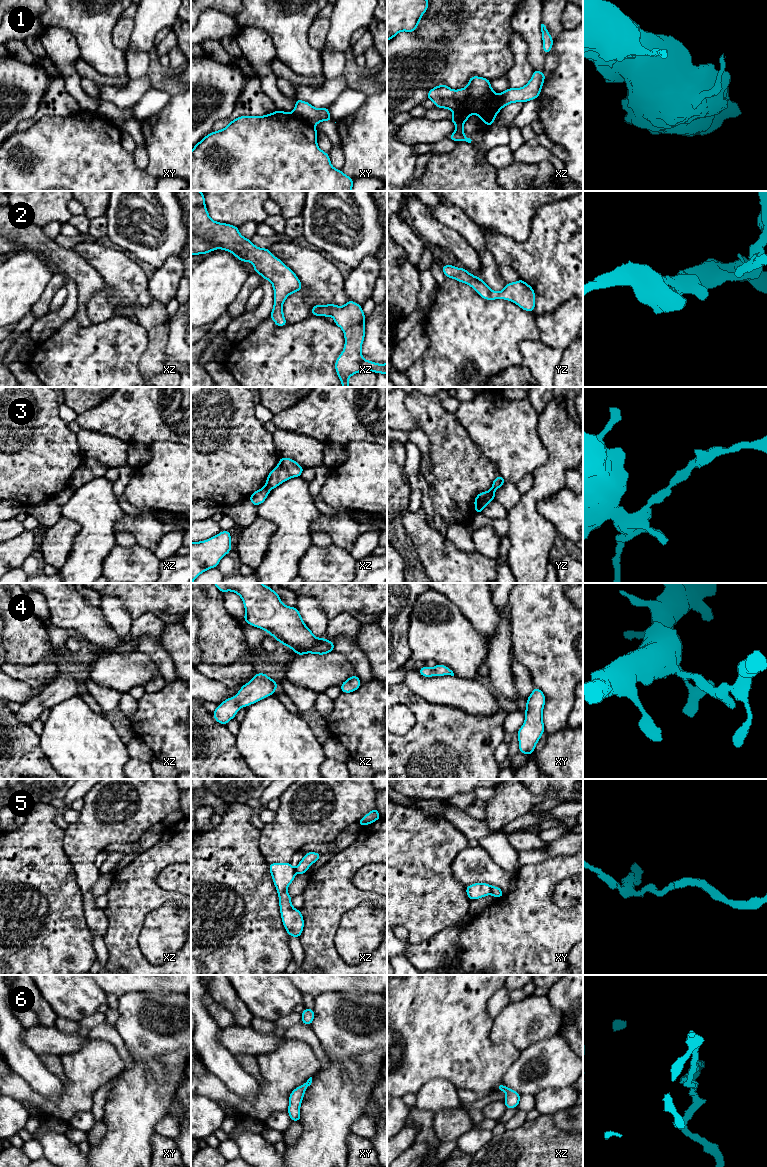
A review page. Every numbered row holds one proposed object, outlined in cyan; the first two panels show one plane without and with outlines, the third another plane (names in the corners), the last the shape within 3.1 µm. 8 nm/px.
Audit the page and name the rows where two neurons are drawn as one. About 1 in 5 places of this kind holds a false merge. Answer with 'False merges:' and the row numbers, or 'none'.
False merges: 3, 5

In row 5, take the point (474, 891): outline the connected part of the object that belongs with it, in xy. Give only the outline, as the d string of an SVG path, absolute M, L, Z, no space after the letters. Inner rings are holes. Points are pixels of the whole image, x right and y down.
M474 883L466 887L466 894L470 900L476 900L490 895L492 886L487 883Z

